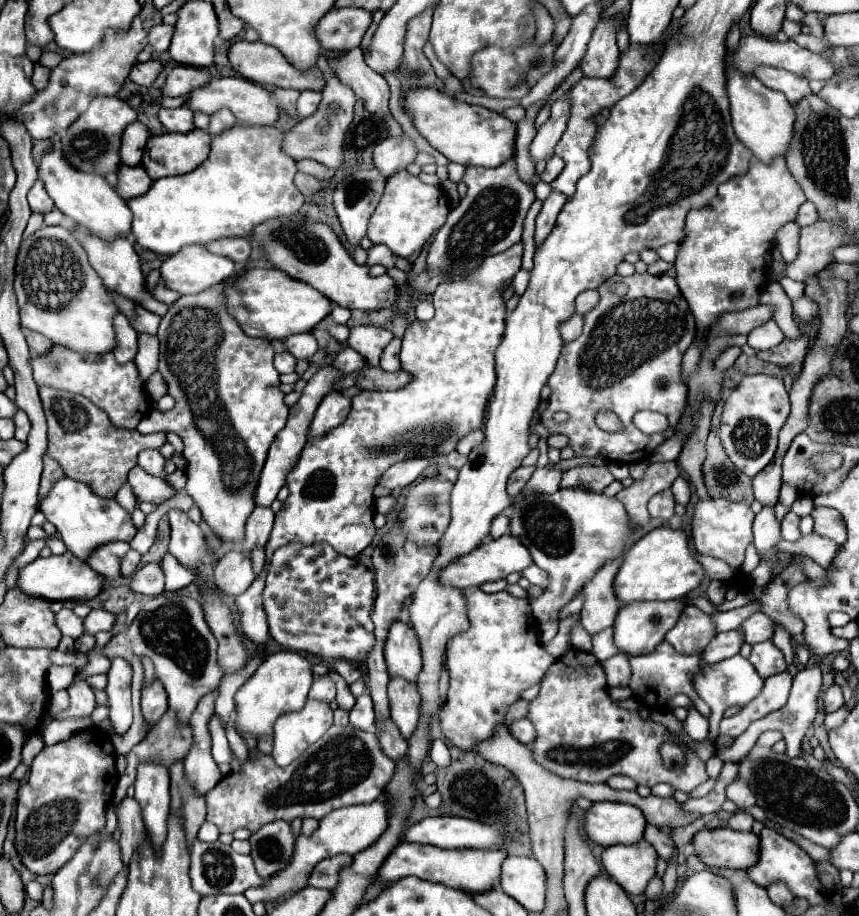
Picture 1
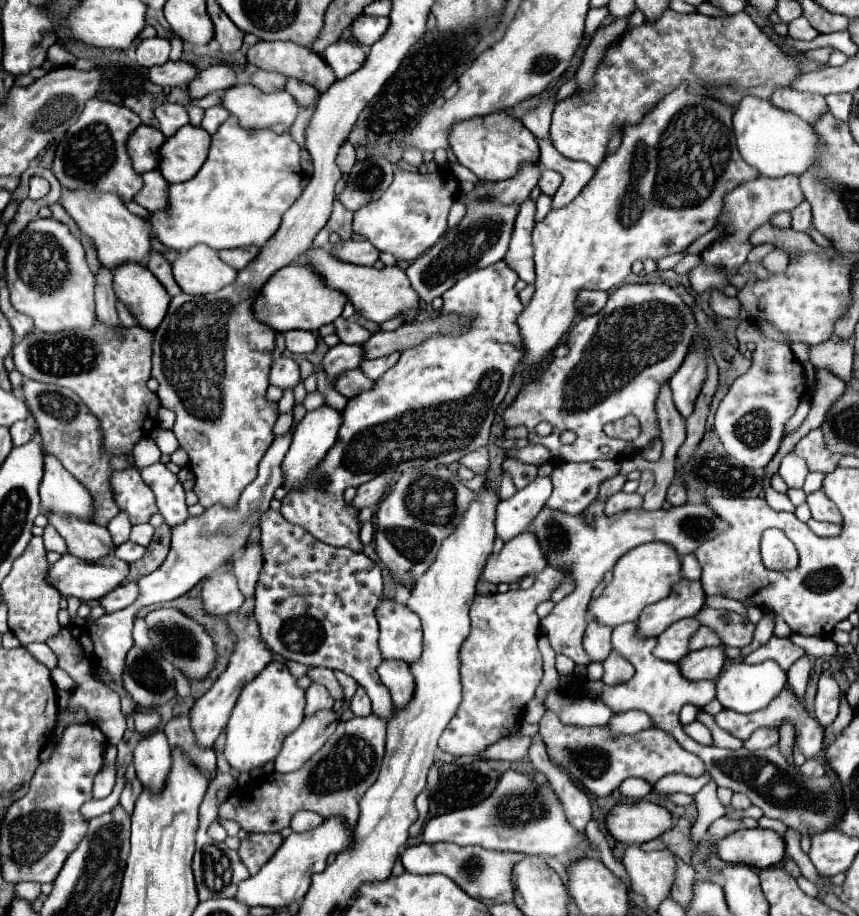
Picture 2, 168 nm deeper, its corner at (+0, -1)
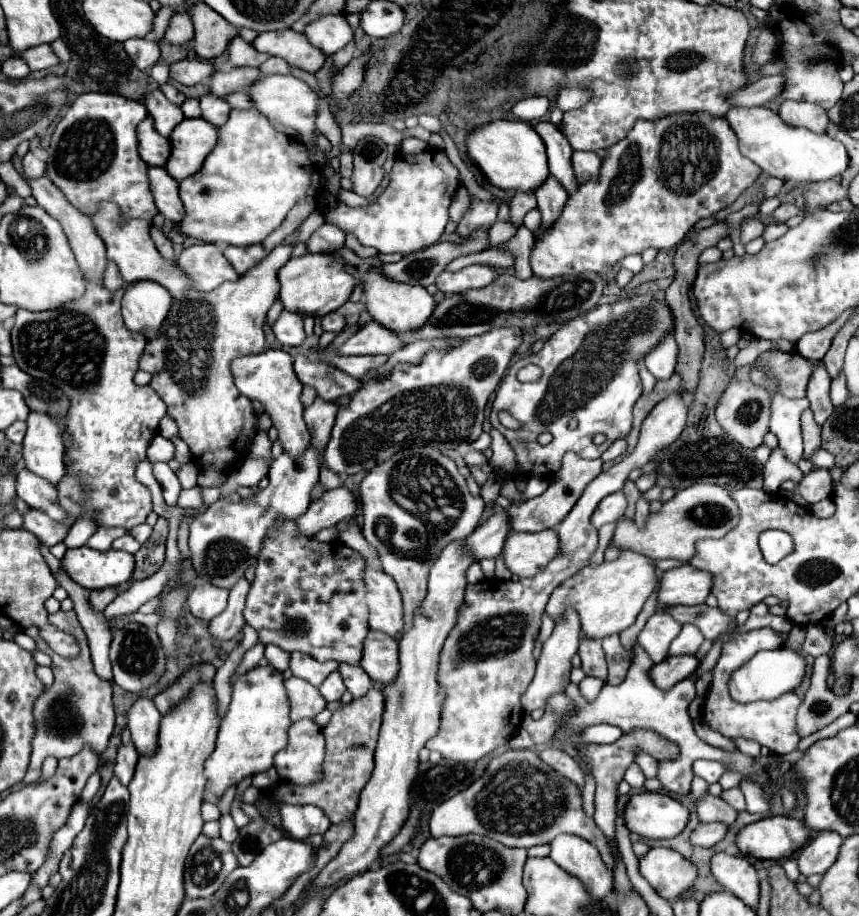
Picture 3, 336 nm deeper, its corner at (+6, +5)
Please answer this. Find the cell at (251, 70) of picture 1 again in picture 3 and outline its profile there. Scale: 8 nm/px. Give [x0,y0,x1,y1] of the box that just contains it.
[252,29,324,73]

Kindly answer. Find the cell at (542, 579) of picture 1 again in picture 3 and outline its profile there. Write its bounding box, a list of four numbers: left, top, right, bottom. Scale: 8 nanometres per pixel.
[546,549,658,639]

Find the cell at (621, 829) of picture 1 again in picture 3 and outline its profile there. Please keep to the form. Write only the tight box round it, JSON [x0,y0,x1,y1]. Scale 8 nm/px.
[624,793,688,839]

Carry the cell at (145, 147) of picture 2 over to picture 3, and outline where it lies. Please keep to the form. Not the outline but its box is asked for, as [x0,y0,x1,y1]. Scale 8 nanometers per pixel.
[136,117,170,165]

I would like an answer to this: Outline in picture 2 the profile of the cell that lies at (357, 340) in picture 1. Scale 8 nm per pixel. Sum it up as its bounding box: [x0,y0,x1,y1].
[334,317,372,343]

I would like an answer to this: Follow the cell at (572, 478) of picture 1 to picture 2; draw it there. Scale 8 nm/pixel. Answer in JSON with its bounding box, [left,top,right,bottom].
[546,459,620,513]

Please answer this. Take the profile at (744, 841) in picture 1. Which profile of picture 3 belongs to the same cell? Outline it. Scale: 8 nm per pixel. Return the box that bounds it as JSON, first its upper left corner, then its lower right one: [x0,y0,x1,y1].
[734,815,810,859]

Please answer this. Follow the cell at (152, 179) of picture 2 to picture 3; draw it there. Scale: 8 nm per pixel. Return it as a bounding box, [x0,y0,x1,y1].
[148,167,184,223]

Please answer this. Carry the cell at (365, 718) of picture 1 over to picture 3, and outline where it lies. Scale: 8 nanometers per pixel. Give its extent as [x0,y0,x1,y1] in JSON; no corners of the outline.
[340,663,372,699]

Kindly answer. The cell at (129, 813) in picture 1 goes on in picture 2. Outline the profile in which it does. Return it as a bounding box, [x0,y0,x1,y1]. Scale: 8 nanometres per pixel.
[120,777,142,813]

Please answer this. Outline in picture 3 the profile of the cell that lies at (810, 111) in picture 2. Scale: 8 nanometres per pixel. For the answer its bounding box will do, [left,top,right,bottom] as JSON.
[778,101,828,133]

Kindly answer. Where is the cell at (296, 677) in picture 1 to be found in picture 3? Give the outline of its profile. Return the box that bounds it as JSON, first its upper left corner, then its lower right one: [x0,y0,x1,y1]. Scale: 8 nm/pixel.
[206,663,290,797]

